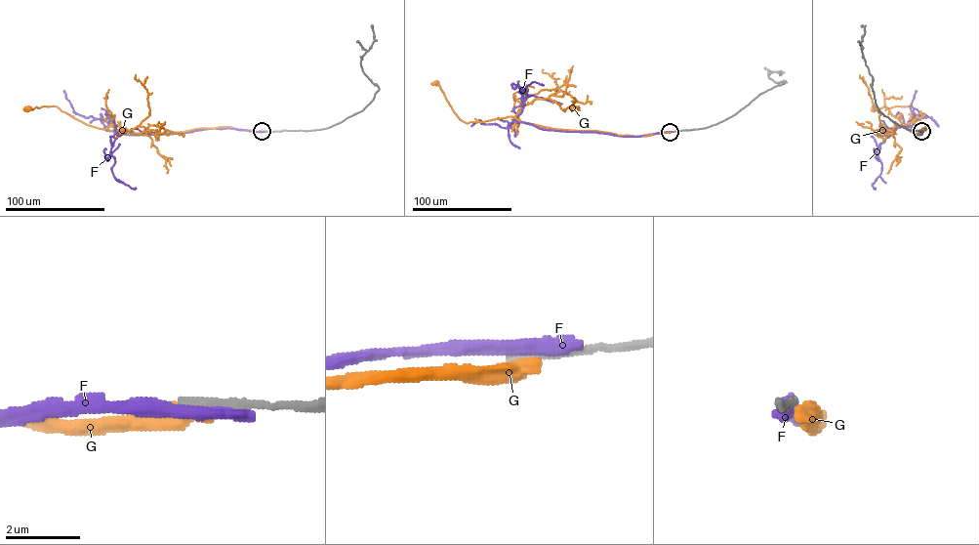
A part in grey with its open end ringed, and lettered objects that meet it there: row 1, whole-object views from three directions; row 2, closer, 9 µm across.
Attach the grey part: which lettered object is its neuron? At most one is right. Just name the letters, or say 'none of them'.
none of them

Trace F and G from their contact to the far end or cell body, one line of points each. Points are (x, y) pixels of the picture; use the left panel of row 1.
F: (263, 131), (211, 128), (132, 135), (105, 126), (116, 127), (110, 153), (113, 175), (136, 188)
G: (263, 131), (225, 127), (168, 133), (126, 133), (88, 125), (56, 106), (28, 108)

